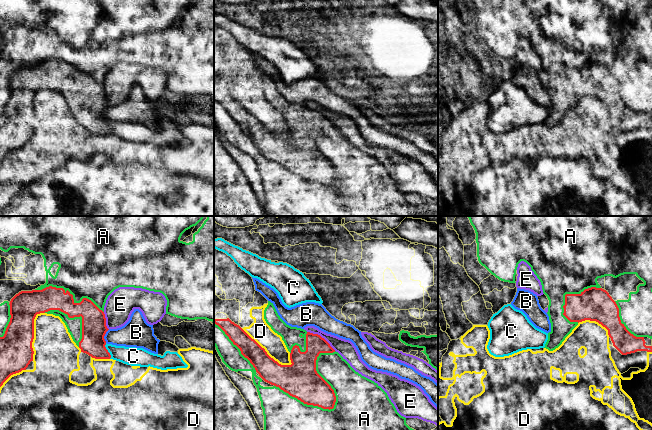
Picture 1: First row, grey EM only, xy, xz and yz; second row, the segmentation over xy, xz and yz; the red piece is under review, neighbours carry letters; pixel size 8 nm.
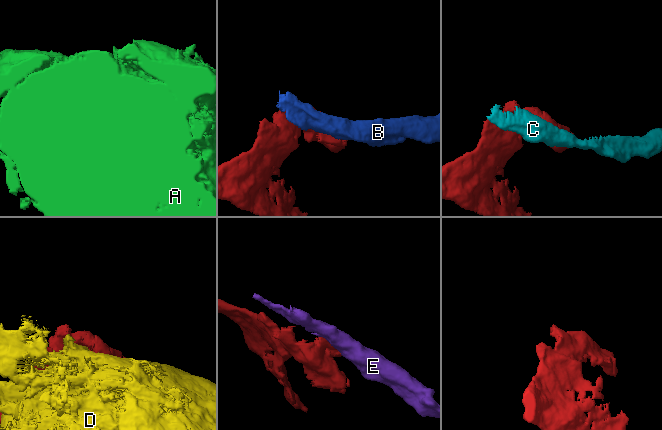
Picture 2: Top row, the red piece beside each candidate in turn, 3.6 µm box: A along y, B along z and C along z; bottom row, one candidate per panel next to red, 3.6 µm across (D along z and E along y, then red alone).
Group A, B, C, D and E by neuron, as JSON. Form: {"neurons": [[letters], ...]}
{"neurons": [["A"], ["B"], ["C"], ["D"], ["E"]]}

